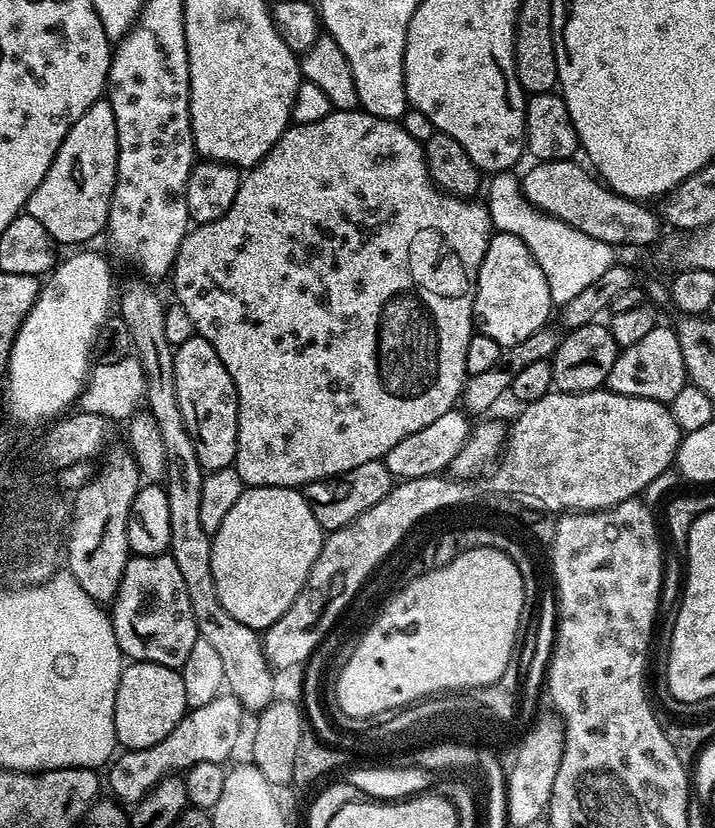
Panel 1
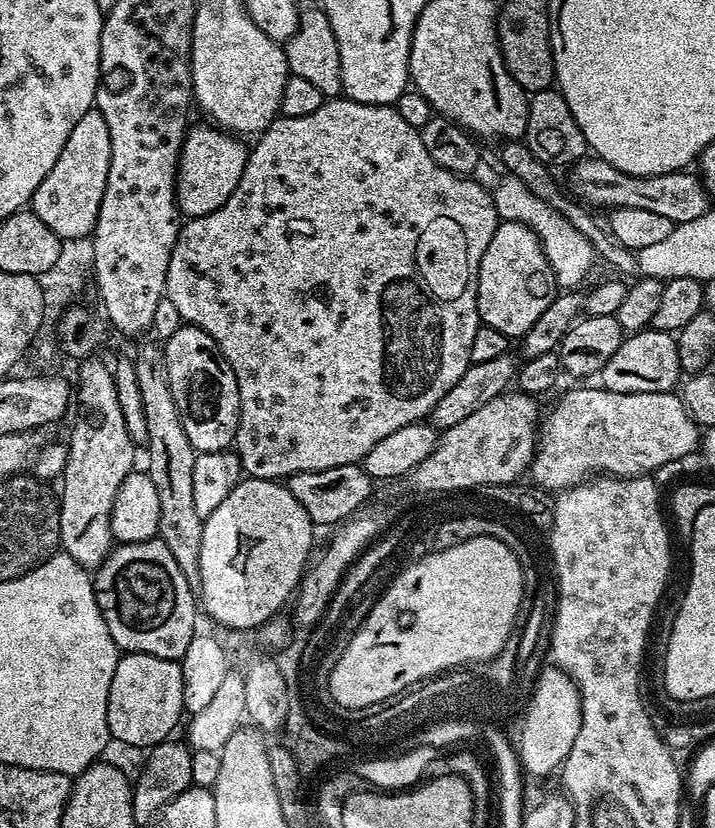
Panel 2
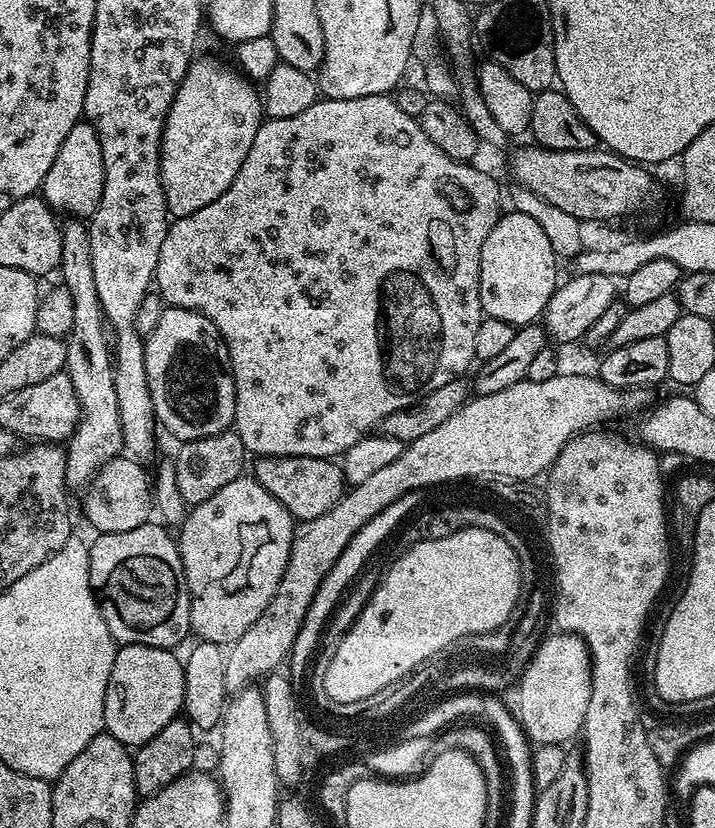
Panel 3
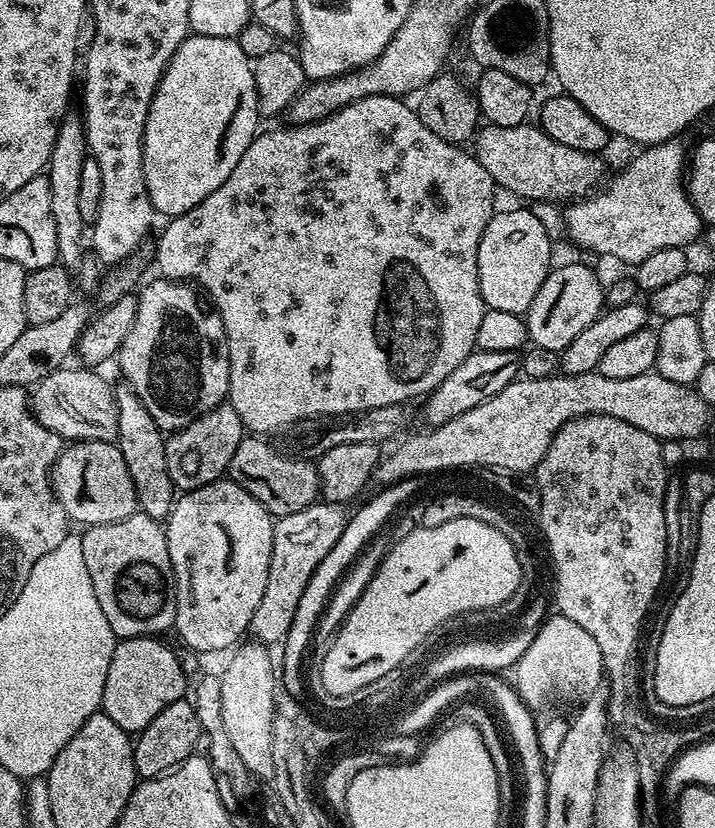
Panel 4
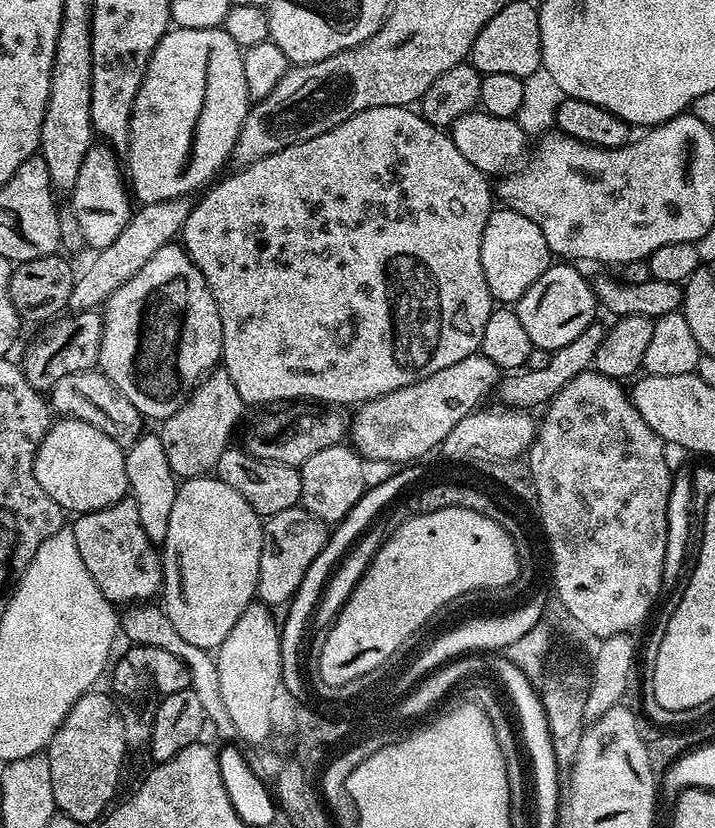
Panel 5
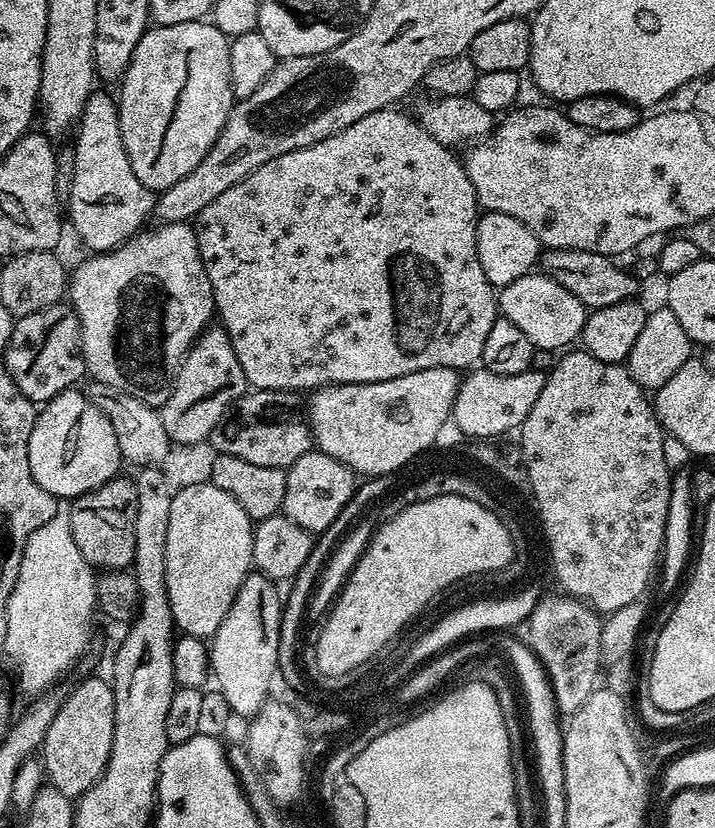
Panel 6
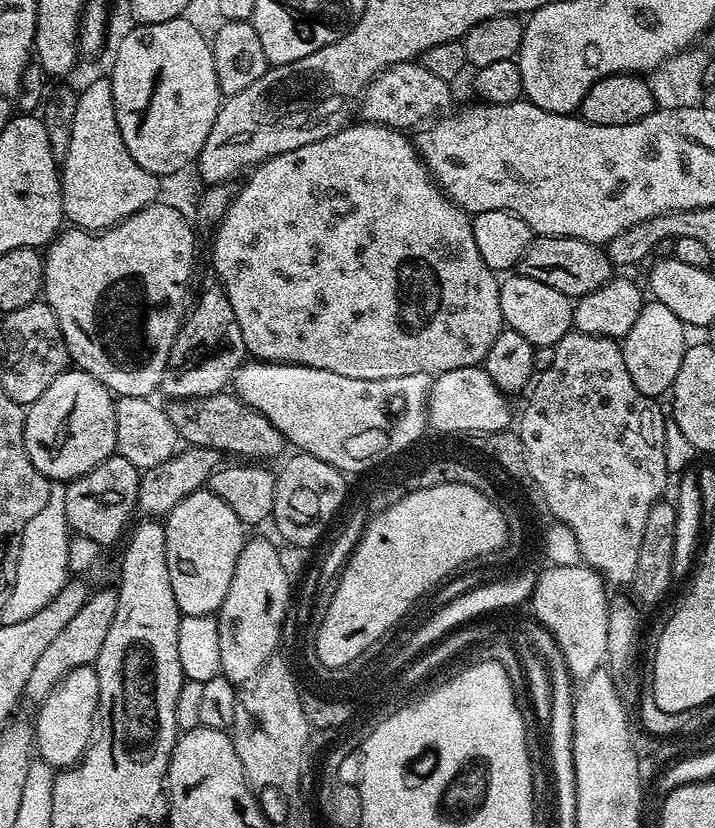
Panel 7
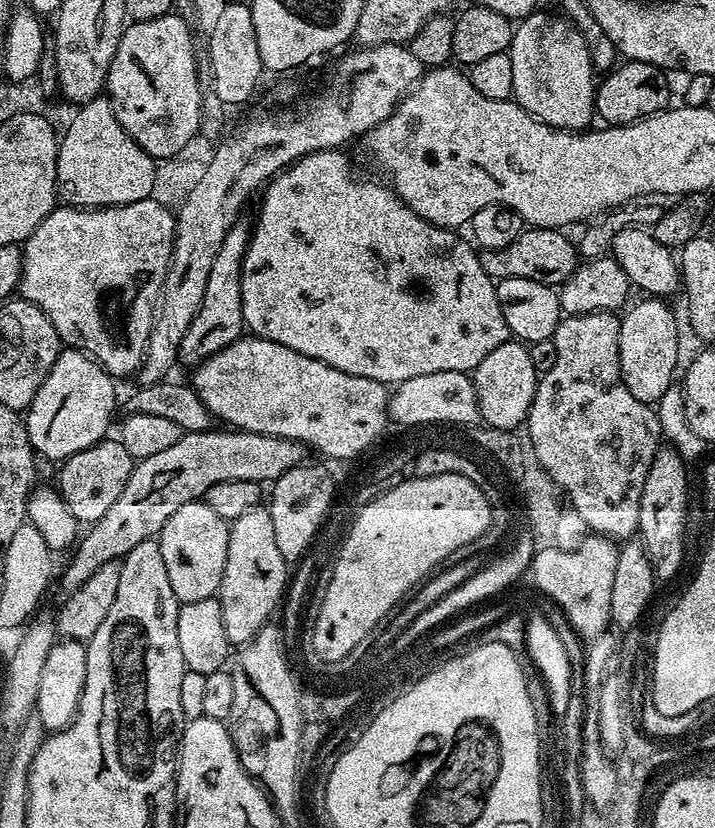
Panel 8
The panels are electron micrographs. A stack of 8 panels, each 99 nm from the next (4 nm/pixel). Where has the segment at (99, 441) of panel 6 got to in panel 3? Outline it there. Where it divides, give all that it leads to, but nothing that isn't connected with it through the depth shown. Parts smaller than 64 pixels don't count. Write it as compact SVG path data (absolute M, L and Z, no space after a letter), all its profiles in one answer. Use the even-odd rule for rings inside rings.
M121 454L103 464L96 473L96 479L87 493L88 505L84 512L97 533L134 530L134 526L149 523L151 516L148 515L154 512L154 484L140 464L143 463L139 459Z

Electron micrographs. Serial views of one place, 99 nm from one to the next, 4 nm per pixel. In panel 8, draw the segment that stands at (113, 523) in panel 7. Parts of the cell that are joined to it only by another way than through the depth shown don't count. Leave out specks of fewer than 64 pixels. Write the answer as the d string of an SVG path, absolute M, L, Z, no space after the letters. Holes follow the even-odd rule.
M119 438L99 440L94 446L80 450L78 454L62 461L59 465L58 491L66 506L70 506L70 514L74 514L76 521L91 526L104 517L106 510L118 502L118 494L122 494L122 486L126 486L130 478L133 463L130 450L126 450Z

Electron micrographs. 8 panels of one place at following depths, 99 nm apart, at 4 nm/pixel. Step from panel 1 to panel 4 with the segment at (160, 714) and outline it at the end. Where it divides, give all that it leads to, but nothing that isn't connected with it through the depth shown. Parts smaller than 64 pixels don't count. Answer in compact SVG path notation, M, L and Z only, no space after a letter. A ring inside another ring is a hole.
M130 636L117 643L110 658L110 670L106 670L106 686L102 690L102 710L129 734L138 734L150 726L170 702L185 699L186 673L181 657L175 656L162 641L154 636Z

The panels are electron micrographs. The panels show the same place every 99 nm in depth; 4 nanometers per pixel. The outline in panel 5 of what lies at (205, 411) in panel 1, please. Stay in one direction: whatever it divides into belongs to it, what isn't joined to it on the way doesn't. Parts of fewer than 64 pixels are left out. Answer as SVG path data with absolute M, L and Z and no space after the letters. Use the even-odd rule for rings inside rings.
M179 243L162 246L149 261L118 290L108 295L102 308L104 330L100 343L99 371L103 372L112 385L140 411L141 417L148 416L155 422L163 422L173 416L189 396L200 387L208 373L221 363L222 318L218 318L218 306L210 286Z

